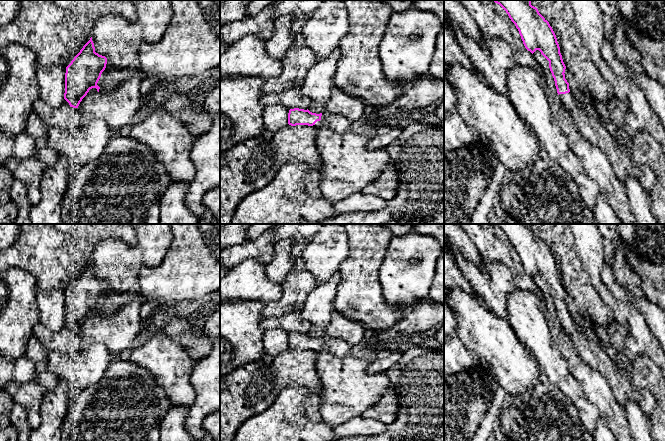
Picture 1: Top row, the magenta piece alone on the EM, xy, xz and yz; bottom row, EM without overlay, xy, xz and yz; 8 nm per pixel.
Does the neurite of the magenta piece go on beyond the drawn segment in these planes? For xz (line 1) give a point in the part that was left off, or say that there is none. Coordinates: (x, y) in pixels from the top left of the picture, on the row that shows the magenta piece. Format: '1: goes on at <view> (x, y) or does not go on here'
1: goes on at xz (339, 124)

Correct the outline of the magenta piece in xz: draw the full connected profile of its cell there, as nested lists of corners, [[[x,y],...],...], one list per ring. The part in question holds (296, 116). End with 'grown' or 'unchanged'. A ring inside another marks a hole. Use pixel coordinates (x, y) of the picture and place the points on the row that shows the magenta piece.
[[[294,108],[288,113],[288,124],[291,126],[308,125],[315,129],[331,129],[336,133],[344,133],[353,125],[347,118],[328,112],[312,113],[308,109]]]; grown

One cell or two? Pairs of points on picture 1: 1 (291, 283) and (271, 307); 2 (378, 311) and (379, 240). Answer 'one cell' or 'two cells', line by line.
1: one cell
2: one cell

